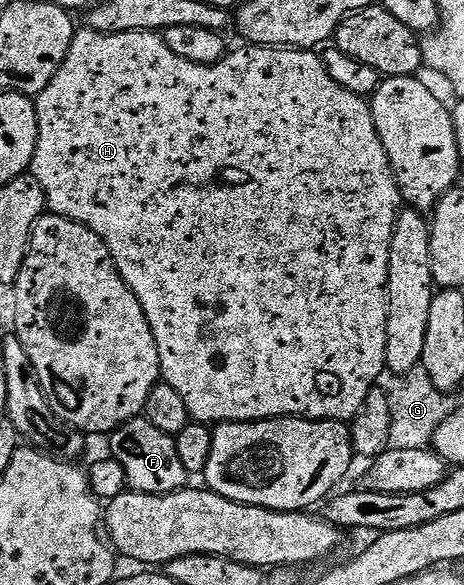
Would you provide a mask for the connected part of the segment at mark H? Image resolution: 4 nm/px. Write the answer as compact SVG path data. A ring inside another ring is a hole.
M90 29L76 30L73 41L69 45L69 53L57 69L53 81L45 85L40 95L34 96L33 102L37 113L39 136L37 149L31 162L29 173L41 181L41 189L45 189L47 211L52 215L60 215L69 221L77 221L85 225L109 249L121 277L129 285L129 289L141 301L141 309L149 321L149 329L153 329L153 337L157 341L159 369L162 382L168 383L181 398L185 400L185 409L189 409L192 420L196 423L218 425L221 423L255 423L259 419L333 419L336 421L354 420L363 409L371 390L380 382L379 374L384 374L385 341L387 340L387 278L389 277L389 249L393 241L393 229L401 210L399 186L395 180L395 168L391 166L385 153L385 145L381 145L381 137L377 133L377 125L373 125L373 113L370 102L357 93L349 93L333 77L329 77L329 69L325 69L322 54L311 49L288 49L285 47L257 47L243 45L240 51L232 50L223 56L223 60L213 65L197 65L193 61L185 61L185 57L177 57L169 45L165 45L162 34L154 31L134 31L133 33L113 33L106 35Z

